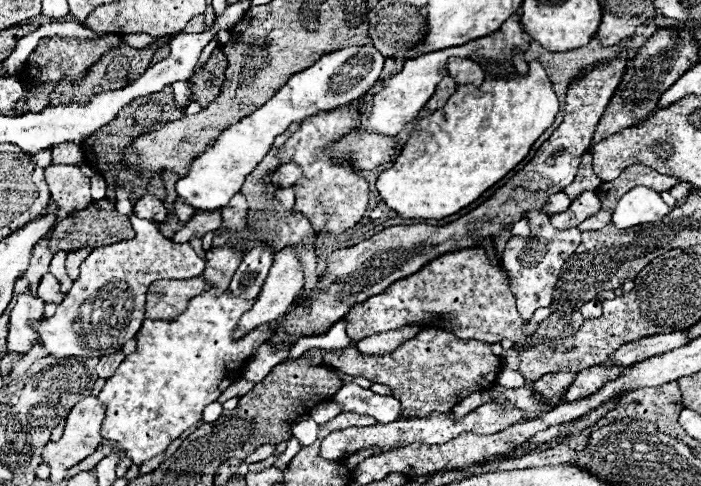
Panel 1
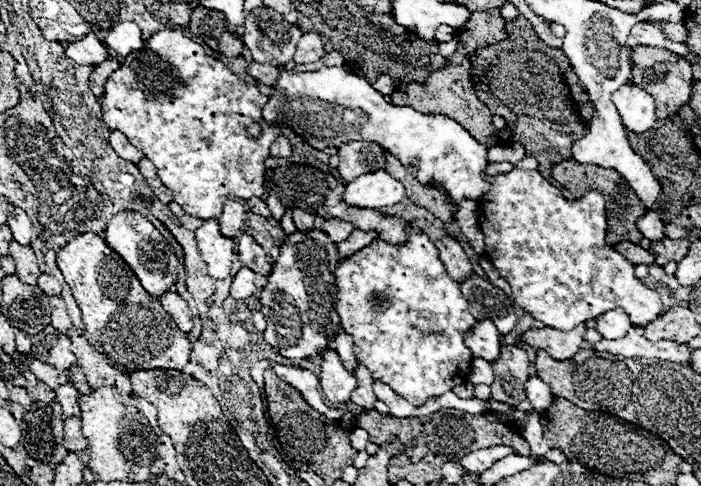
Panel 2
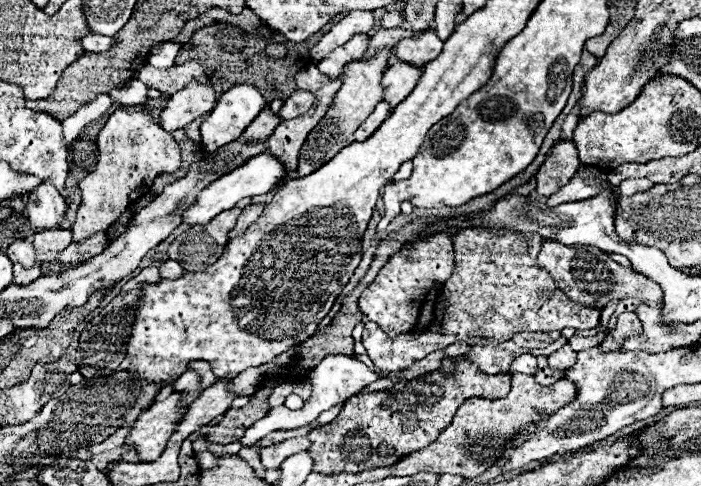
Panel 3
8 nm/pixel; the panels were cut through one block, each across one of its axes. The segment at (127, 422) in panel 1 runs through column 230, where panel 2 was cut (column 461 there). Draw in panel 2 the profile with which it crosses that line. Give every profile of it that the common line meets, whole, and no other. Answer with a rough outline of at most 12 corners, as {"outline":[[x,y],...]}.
{"outline":[[432,240],[342,258],[354,354],[414,406],[468,382],[476,324]]}

